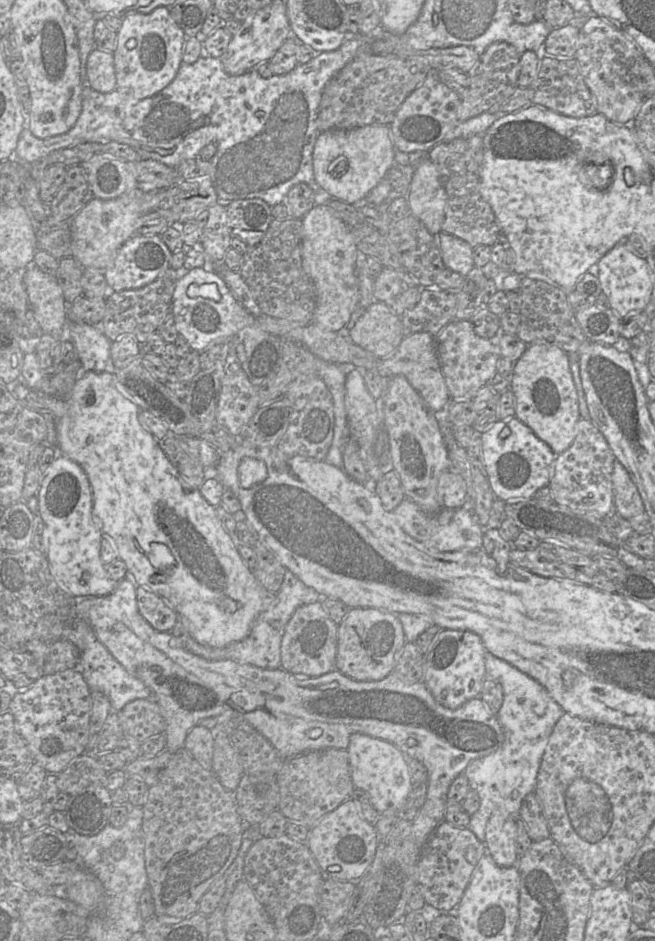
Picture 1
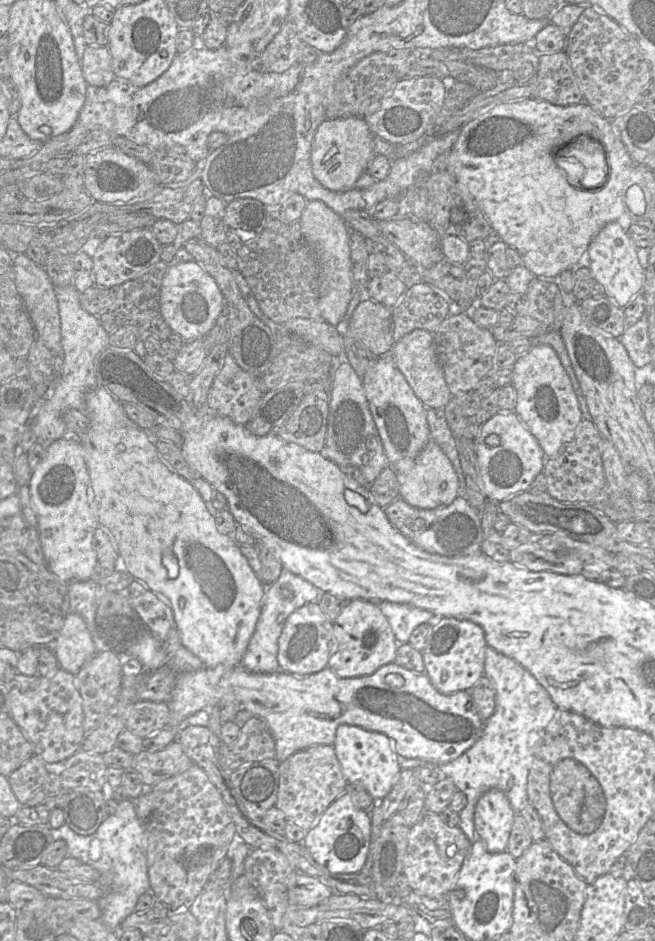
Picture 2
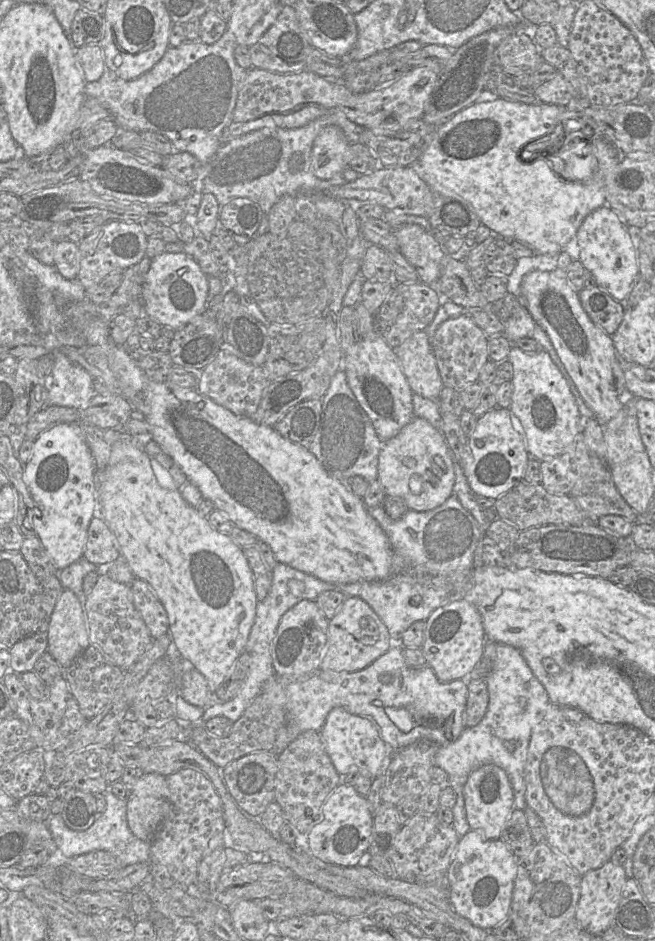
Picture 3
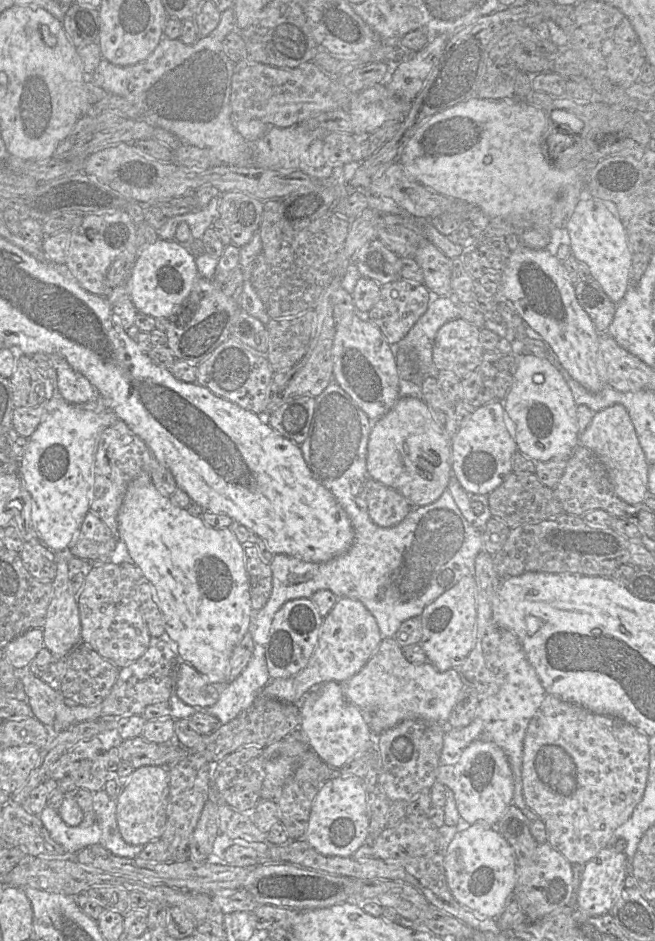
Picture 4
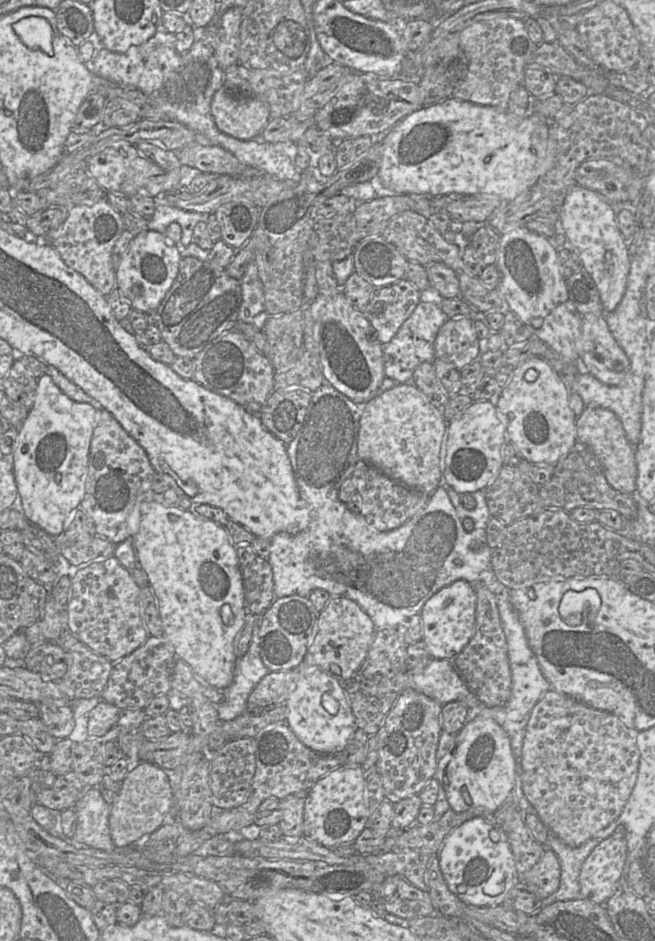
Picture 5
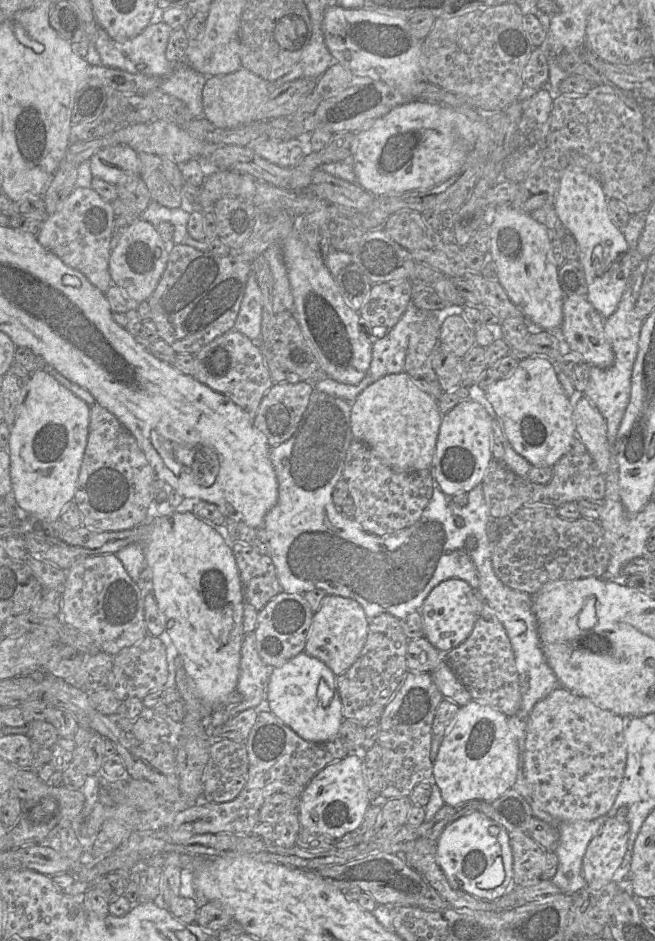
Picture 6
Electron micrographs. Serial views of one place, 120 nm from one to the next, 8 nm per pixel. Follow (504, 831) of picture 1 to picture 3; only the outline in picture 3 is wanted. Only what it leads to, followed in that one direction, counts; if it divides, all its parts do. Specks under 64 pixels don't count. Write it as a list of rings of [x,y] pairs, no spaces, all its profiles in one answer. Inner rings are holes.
[[[485,764],[474,769],[463,788],[466,819],[471,830],[480,831],[489,840],[499,839],[514,809],[514,794],[504,769],[495,764]]]

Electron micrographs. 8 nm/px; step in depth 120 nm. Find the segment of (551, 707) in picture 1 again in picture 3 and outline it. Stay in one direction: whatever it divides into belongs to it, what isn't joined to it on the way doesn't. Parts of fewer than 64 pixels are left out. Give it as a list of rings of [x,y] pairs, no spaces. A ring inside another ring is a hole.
[[[497,644],[494,660],[486,683],[489,694],[487,711],[482,720],[474,726],[466,727],[453,742],[438,746],[434,765],[447,773],[447,783],[456,793],[451,826],[462,837],[470,830],[466,819],[463,788],[469,774],[479,766],[495,764],[507,773],[514,794],[514,808],[523,810],[525,800],[524,767],[533,727],[545,716],[552,704],[543,685],[534,676],[520,651],[513,646]]]

